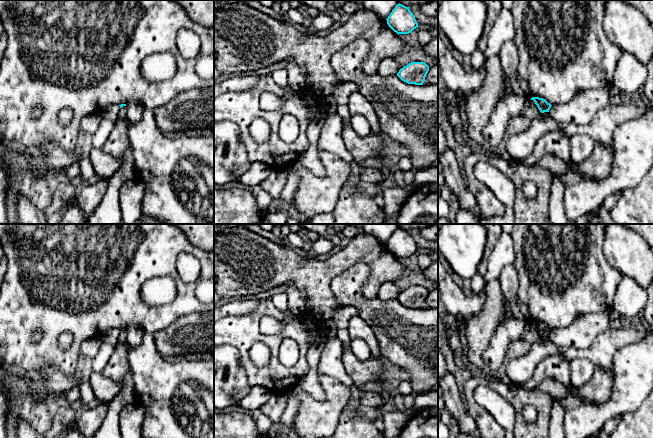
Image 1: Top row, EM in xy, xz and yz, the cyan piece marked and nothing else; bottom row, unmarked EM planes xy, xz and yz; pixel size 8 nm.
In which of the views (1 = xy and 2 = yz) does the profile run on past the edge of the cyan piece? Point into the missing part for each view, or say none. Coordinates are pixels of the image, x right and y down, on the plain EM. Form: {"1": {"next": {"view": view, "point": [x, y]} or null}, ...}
{"1": {"next": null}, "2": {"next": null}}

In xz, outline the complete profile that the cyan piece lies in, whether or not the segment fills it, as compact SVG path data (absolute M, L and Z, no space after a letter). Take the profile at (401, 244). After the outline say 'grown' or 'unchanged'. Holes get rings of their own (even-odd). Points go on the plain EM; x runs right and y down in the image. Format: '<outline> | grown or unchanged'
M400 227L395 230L386 244L388 250L398 259L409 258L419 251L409 231Z | unchanged

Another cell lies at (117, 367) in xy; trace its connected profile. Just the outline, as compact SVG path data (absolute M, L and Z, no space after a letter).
M126 344L115 345L113 354L111 355L106 367L102 371L102 374L117 382L120 387L123 387L124 378L130 369L128 361L128 346Z

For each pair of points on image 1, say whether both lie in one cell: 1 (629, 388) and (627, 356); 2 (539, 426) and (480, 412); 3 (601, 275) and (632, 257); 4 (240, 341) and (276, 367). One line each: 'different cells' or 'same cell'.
1: same cell
2: same cell
3: different cells
4: same cell

